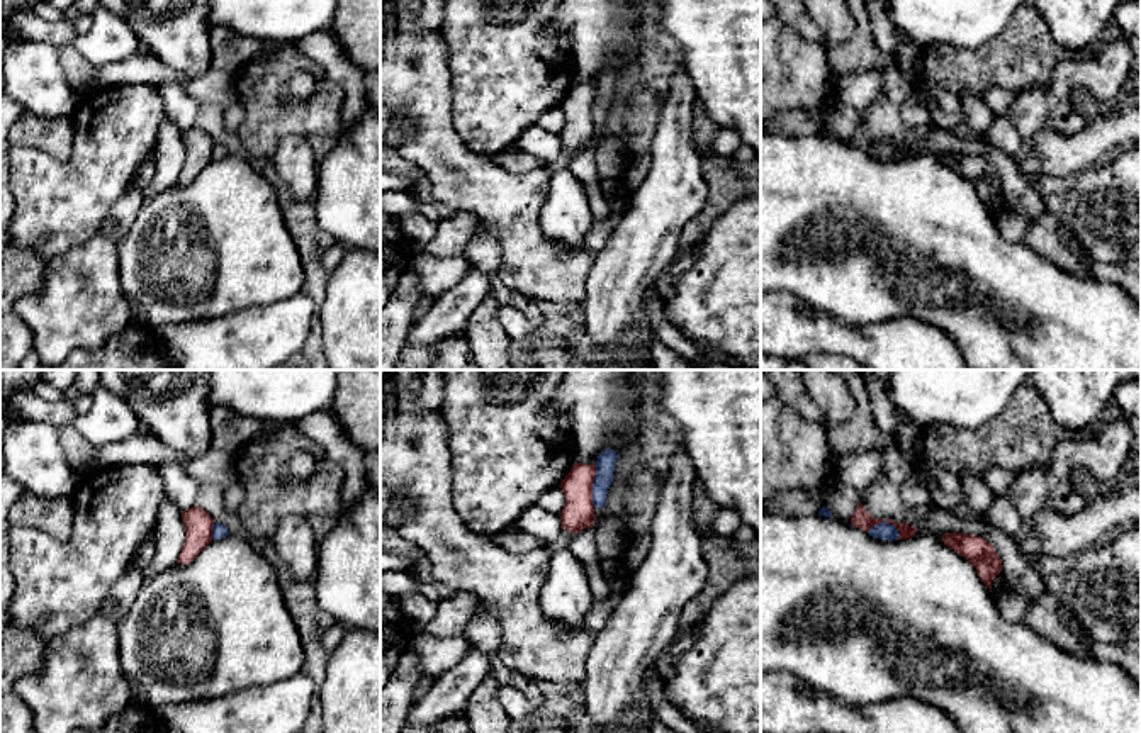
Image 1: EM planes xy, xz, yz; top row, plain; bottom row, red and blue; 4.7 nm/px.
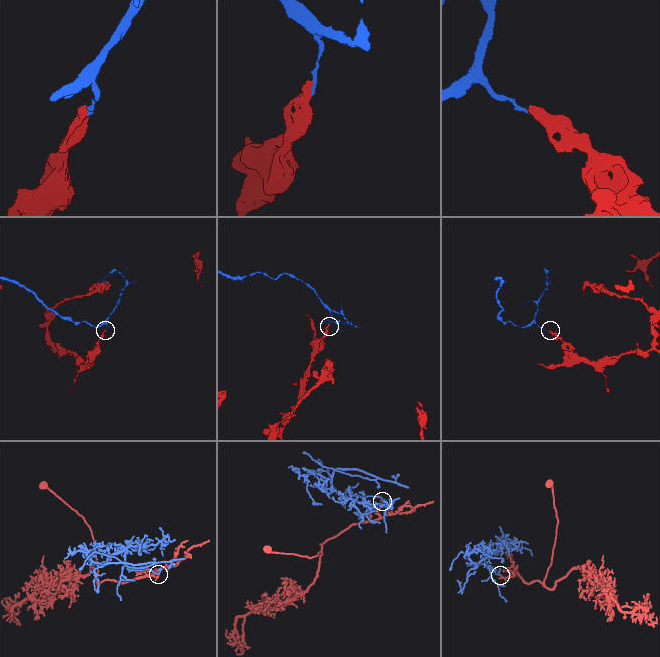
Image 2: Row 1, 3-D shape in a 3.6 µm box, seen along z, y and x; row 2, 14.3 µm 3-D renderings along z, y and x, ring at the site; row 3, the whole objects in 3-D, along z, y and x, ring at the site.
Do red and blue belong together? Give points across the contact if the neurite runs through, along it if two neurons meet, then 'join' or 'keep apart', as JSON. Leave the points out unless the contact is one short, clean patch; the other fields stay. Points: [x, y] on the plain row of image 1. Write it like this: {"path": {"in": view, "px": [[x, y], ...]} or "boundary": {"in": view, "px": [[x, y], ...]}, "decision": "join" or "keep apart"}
{"boundary": {"in": "xz", "px": [[596, 87], [591, 112], [593, 128]]}, "decision": "keep apart"}

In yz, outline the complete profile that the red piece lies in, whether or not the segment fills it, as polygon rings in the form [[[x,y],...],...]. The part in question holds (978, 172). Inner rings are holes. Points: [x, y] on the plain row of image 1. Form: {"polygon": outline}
{"polygon": [[[946,153],[942,161],[976,188],[981,202],[992,212],[992,200],[1002,192],[1002,178],[997,170],[976,154]]]}

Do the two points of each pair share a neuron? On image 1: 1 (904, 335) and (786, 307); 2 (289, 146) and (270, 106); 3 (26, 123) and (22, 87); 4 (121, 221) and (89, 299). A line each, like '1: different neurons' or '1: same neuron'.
1: same neuron
2: different neurons
3: different neurons
4: same neuron

